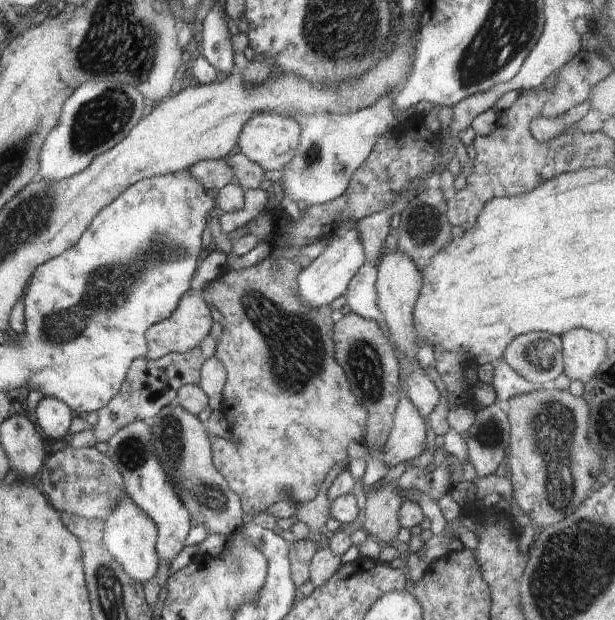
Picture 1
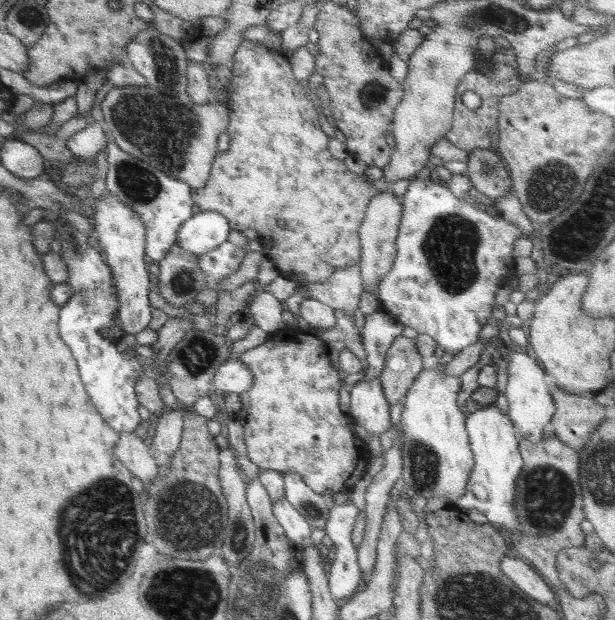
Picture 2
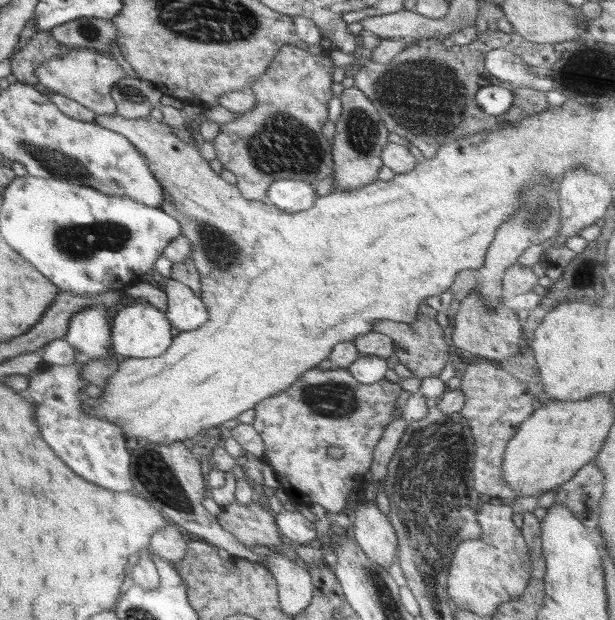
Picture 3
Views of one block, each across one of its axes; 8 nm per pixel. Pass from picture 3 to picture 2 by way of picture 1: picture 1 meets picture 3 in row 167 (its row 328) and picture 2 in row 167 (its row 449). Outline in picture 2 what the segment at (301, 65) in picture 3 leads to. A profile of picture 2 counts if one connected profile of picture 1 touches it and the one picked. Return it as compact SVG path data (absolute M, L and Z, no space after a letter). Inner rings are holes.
M244 40L230 64L232 80L225 87L229 109L227 132L234 142L214 159L206 186L191 187L194 204L202 211L216 211L227 217L230 229L256 231L268 263L277 269L279 276L296 284L319 284L329 280L334 269L358 265L361 260L358 230L368 203L381 193L380 189L362 179L363 175L350 171L343 160L330 156L329 137L320 127L318 112L294 78L288 58L276 46L269 48L258 41ZM250 148L256 148L256 152L246 152ZM278 220L284 220L286 225L281 228Z

